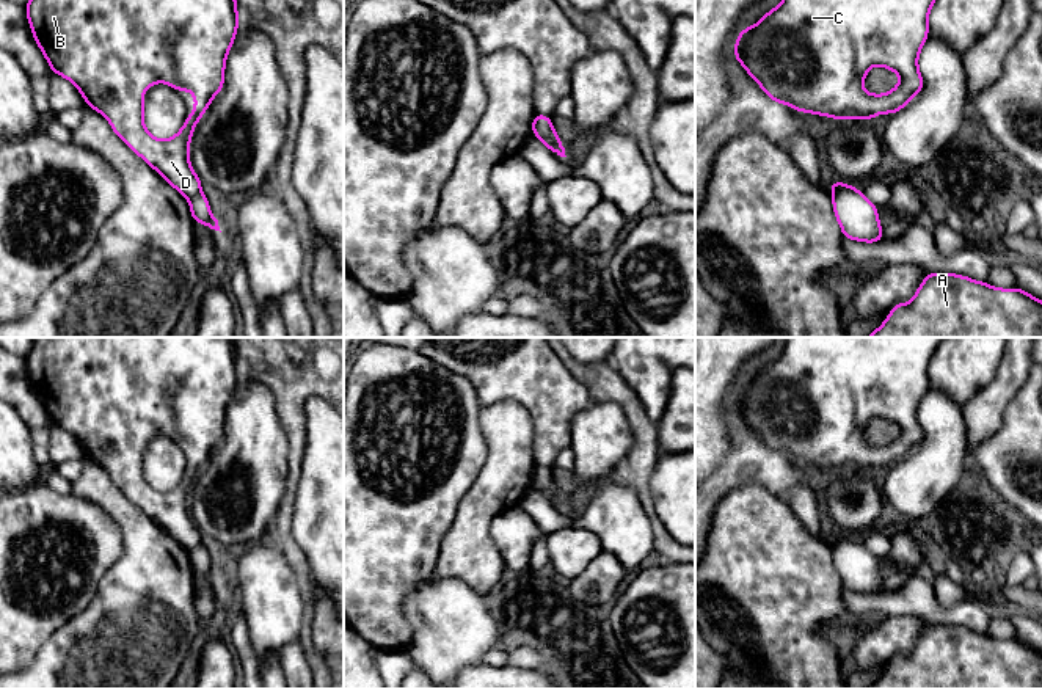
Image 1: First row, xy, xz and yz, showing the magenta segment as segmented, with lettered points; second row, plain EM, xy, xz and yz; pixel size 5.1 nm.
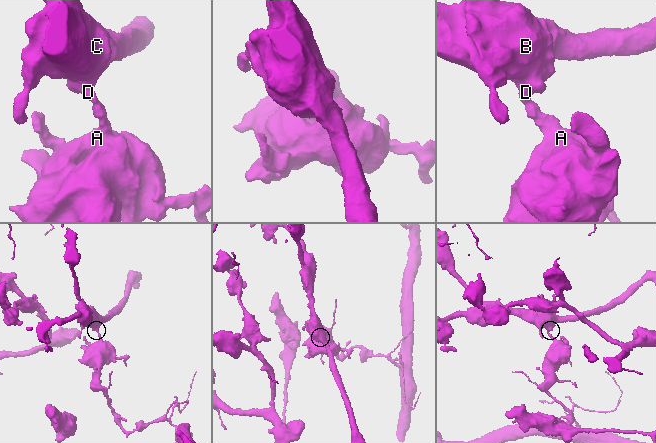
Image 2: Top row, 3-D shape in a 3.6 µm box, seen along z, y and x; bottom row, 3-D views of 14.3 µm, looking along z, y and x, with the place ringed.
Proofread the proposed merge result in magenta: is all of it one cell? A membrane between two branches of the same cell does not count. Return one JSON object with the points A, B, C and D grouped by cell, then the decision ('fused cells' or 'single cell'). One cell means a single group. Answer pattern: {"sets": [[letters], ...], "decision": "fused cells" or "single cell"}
{"sets": [["A"], ["B", "C", "D"]], "decision": "fused cells"}

